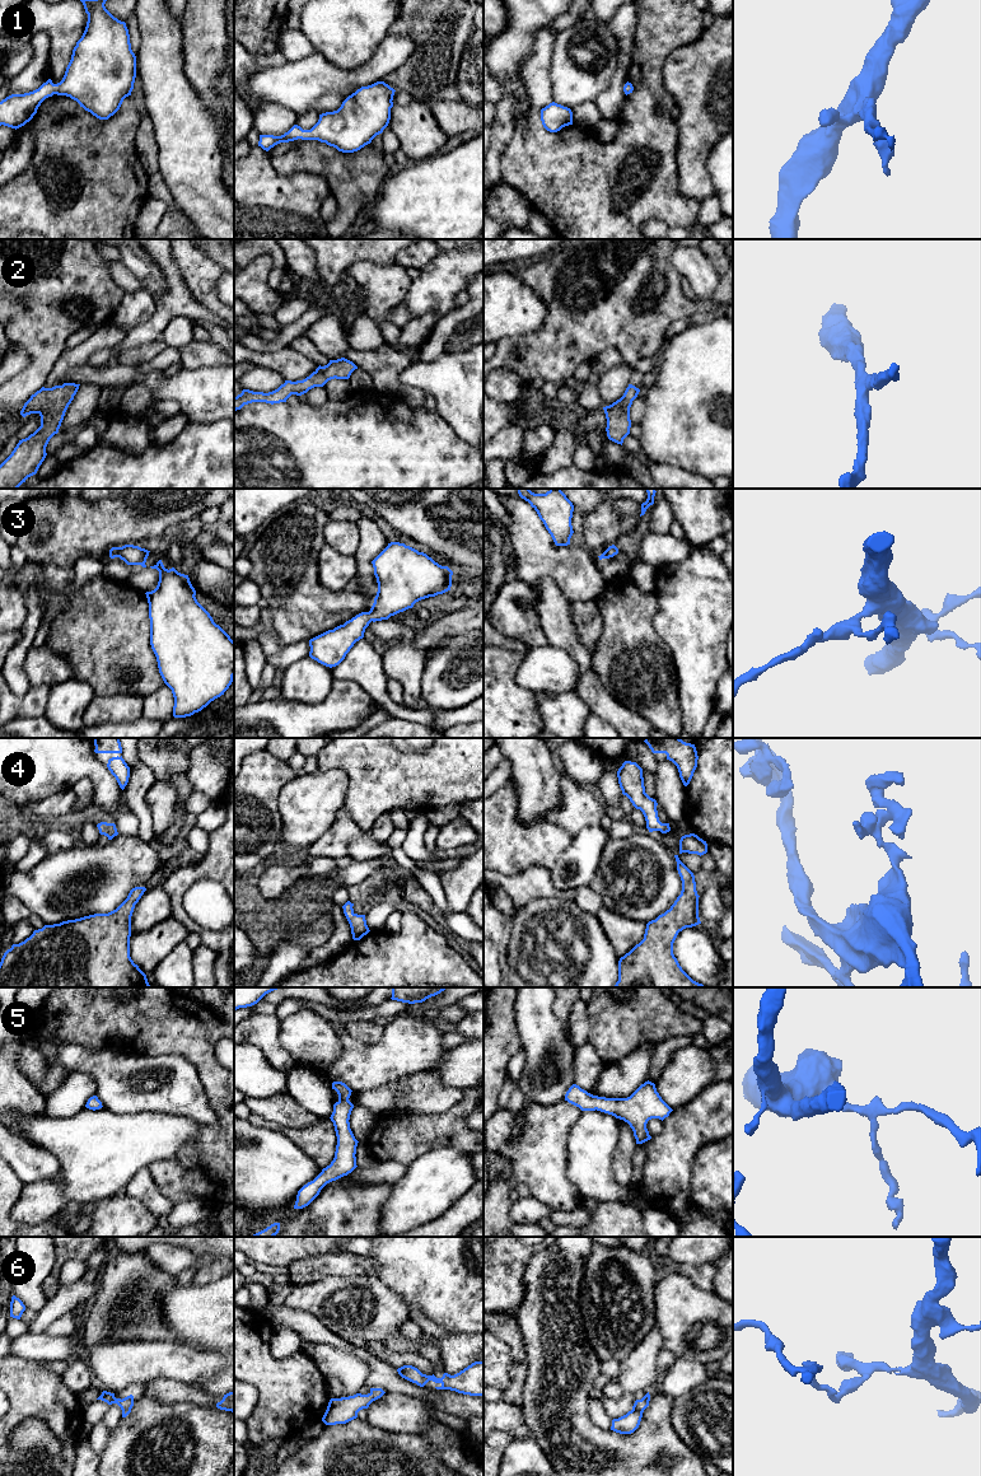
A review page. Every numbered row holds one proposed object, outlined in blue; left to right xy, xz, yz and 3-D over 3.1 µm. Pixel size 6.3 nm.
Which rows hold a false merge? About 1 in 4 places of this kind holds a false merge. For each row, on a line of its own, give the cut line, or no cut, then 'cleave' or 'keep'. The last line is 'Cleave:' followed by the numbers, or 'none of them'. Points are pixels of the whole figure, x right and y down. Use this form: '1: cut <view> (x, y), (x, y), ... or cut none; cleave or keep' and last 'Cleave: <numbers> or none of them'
1: cut none; keep
2: cut none; keep
3: cut none; keep
4: cut none; keep
5: cut none; keep
6: cut none; keep
Cleave: none of them

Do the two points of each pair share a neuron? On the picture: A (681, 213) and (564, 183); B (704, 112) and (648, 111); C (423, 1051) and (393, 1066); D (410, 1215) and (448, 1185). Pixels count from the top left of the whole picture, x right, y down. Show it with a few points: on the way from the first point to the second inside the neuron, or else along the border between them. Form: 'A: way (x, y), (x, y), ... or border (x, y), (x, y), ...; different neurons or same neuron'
A: way (652, 211), (619, 223), (593, 197); same neuron
B: border (663, 75), (663, 85), (674, 103); different neurons
C: way (415, 1051), (409, 1051), (401, 1059); same neuron
D: way (419, 1206), (439, 1186); same neuron

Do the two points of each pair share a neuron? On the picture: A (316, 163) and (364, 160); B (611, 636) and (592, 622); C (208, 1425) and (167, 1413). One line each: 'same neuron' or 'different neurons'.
A: same neuron
B: different neurons
C: same neuron

